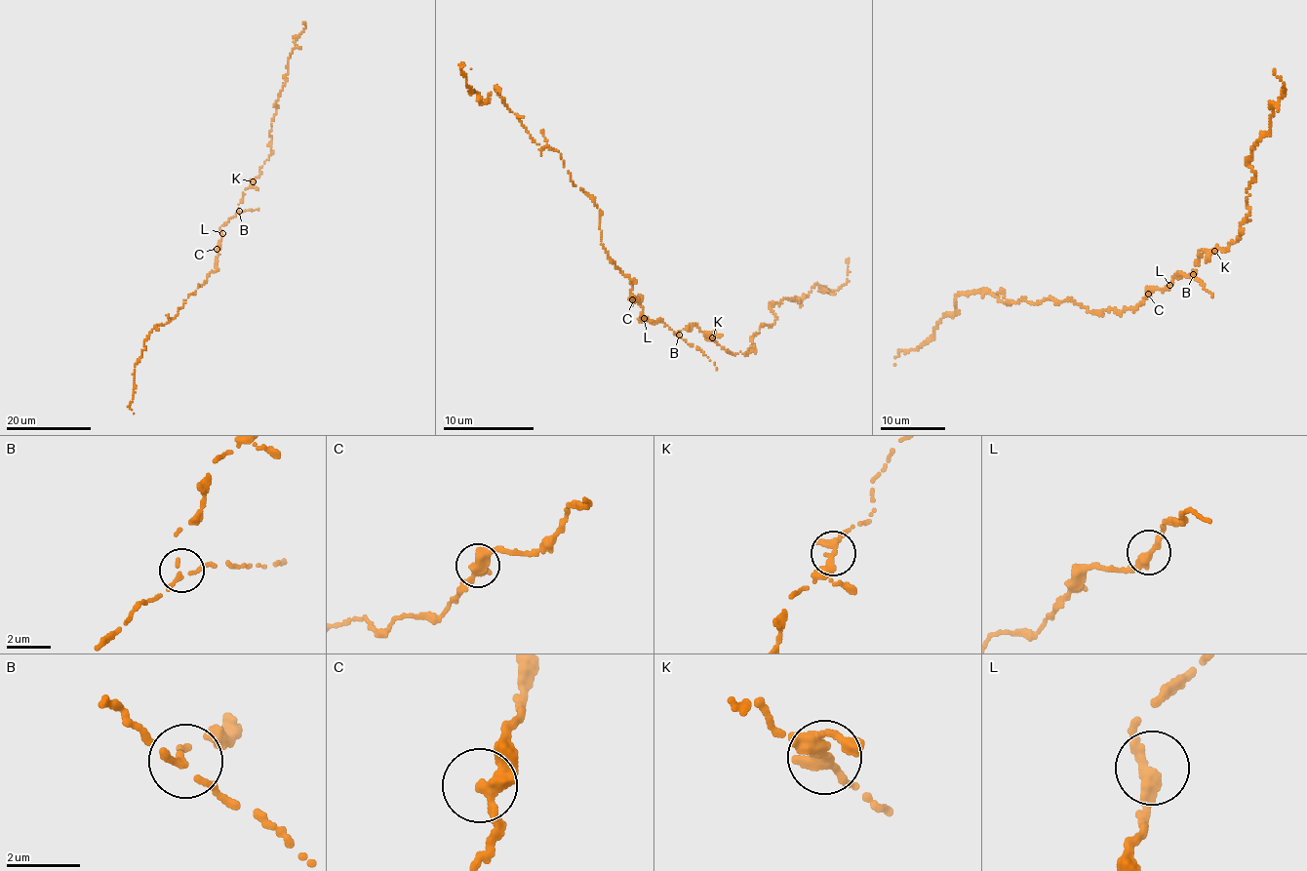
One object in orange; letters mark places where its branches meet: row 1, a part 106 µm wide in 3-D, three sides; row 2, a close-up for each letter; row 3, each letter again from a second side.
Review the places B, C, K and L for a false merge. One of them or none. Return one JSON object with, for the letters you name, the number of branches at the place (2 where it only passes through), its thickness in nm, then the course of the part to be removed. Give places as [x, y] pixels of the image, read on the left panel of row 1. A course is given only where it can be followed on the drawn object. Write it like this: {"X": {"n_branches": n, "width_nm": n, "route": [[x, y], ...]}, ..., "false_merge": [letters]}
{"false_merge": []}

